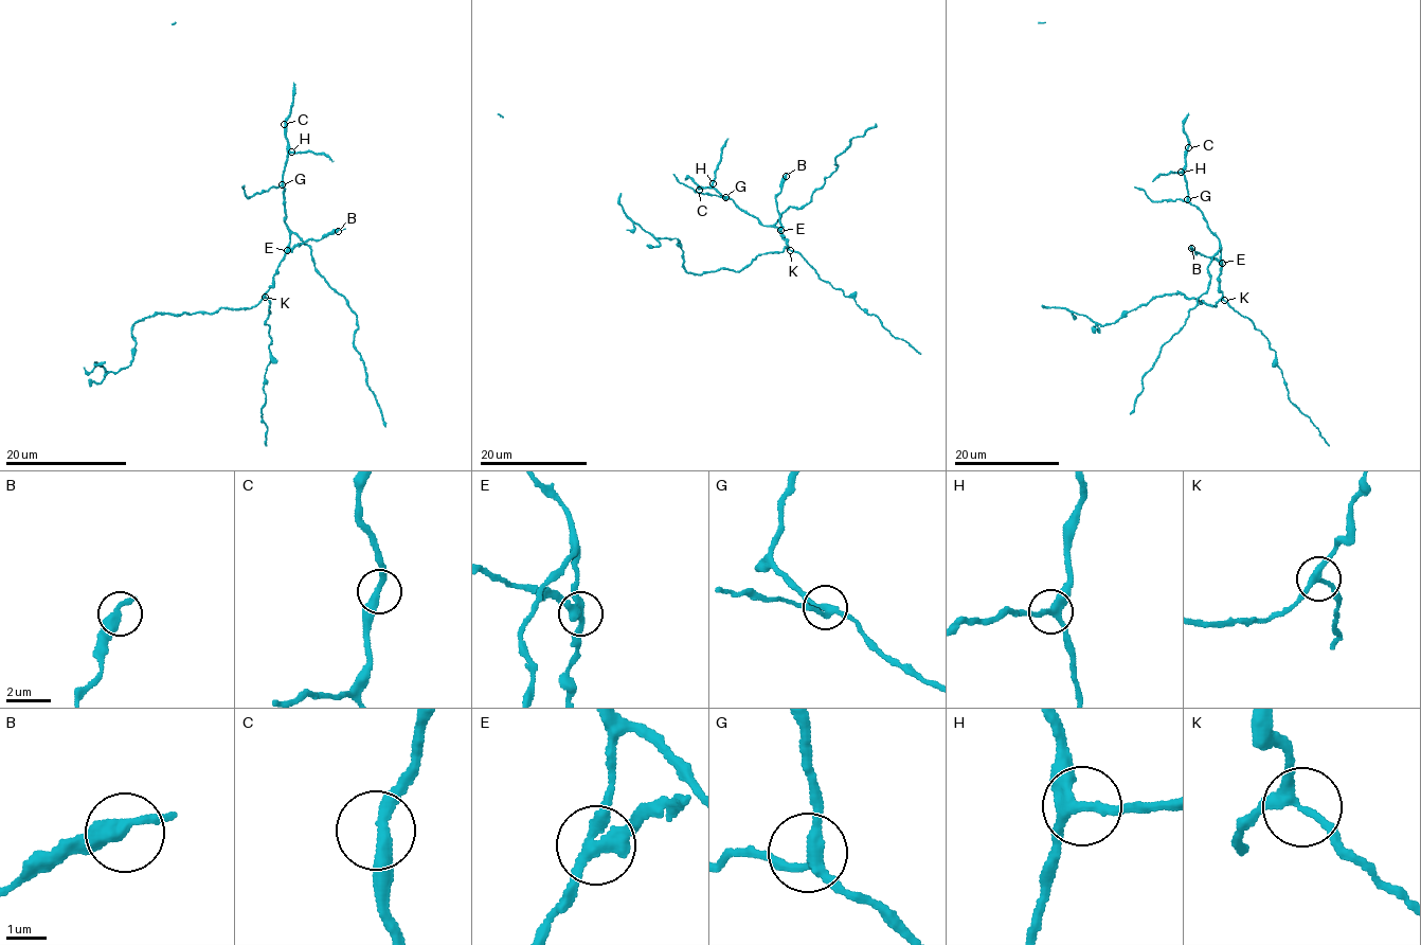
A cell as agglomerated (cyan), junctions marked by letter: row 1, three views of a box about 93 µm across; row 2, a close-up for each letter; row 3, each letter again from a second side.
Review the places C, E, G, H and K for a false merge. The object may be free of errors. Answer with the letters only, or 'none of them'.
E

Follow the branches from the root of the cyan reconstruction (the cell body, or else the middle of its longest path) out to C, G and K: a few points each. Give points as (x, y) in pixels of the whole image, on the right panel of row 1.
C: (1221, 261), (1218, 237), (1208, 228), (1203, 214), (1187, 199), (1184, 165), (1188, 147)
G: (1221, 261), (1218, 237), (1208, 228), (1203, 214), (1187, 199)
K: (1221, 261), (1219, 281), (1224, 300)

